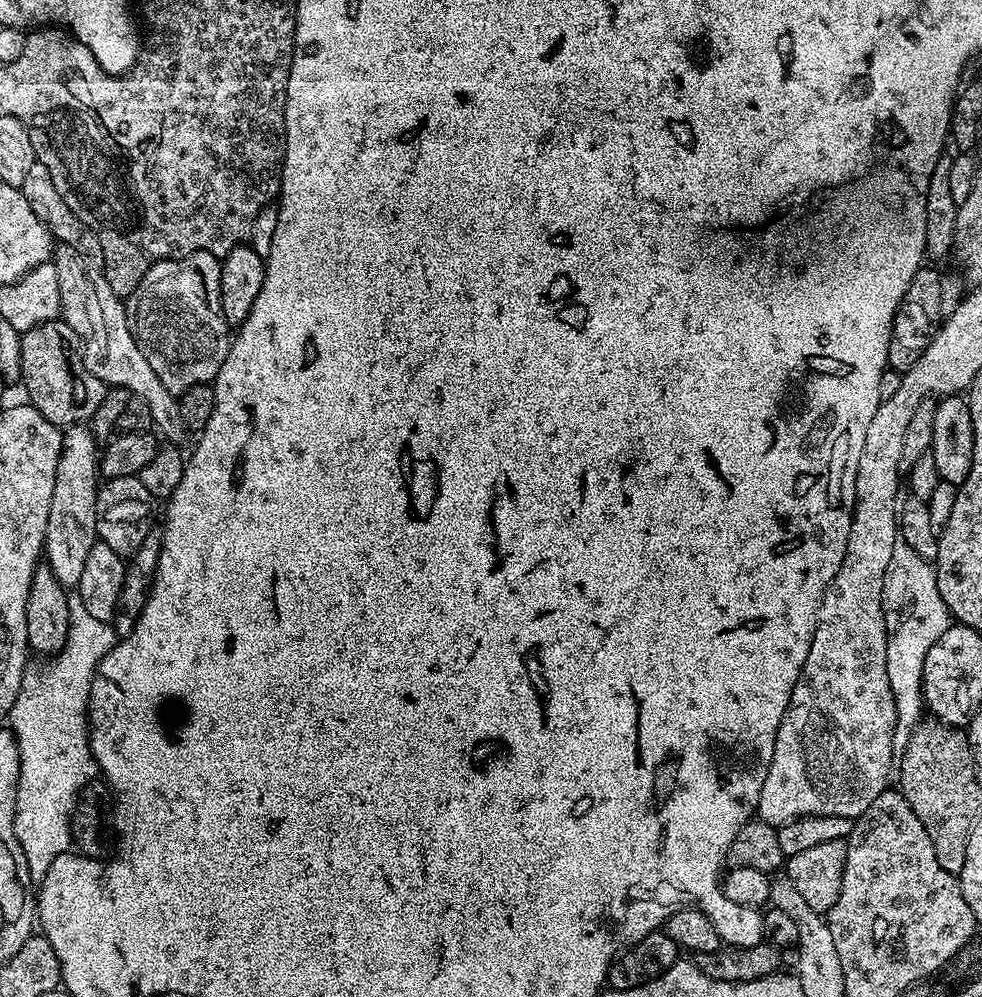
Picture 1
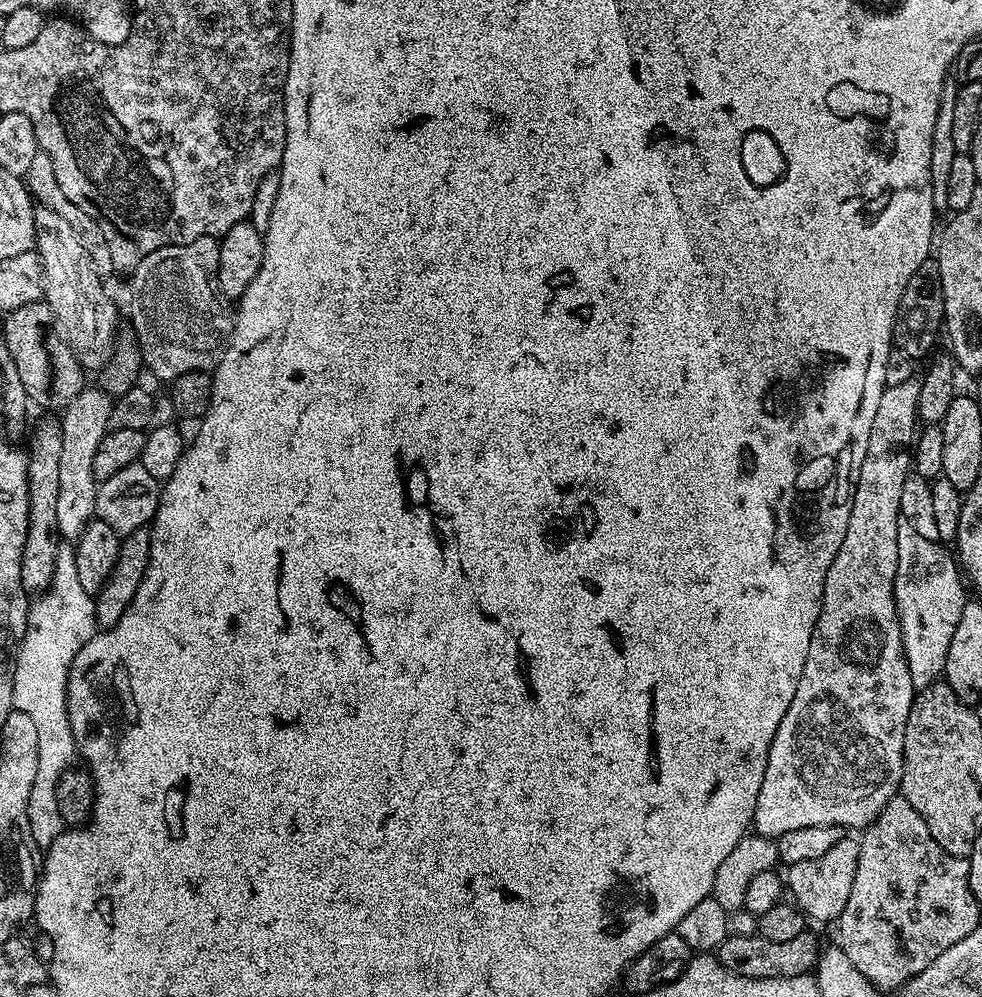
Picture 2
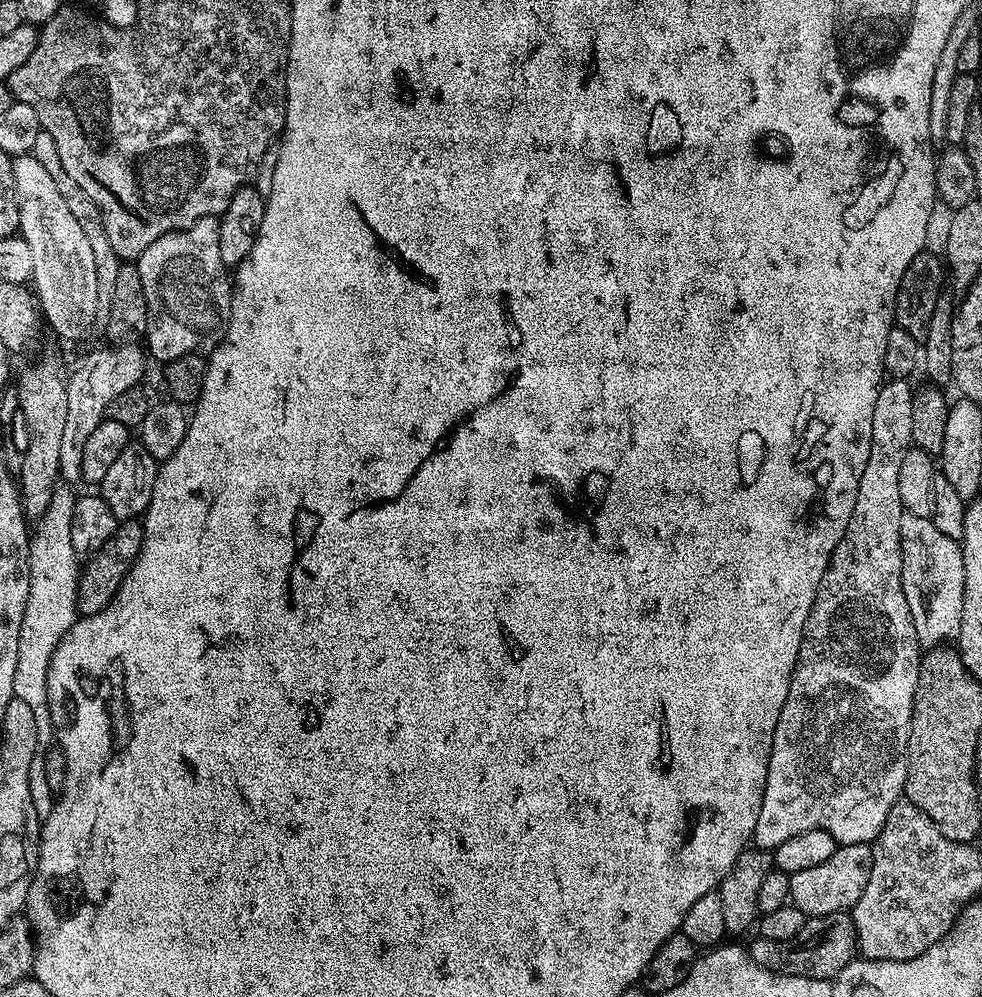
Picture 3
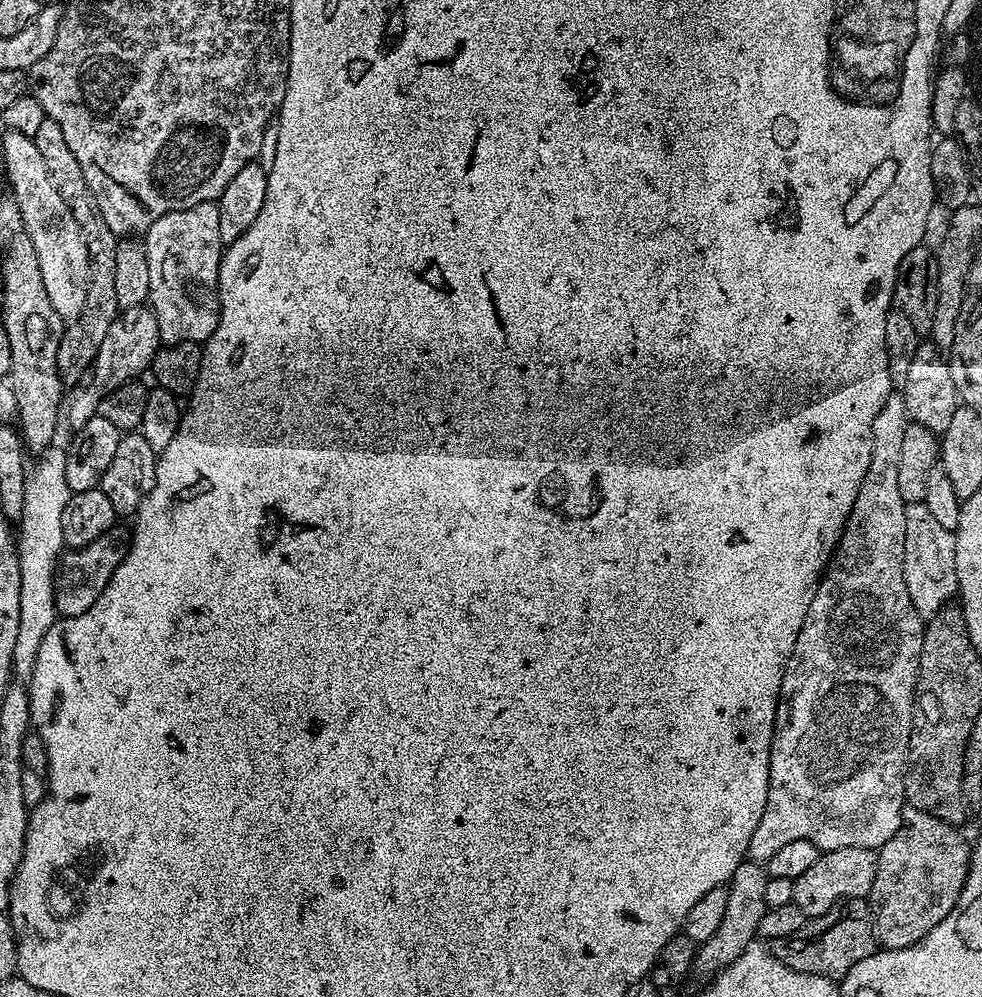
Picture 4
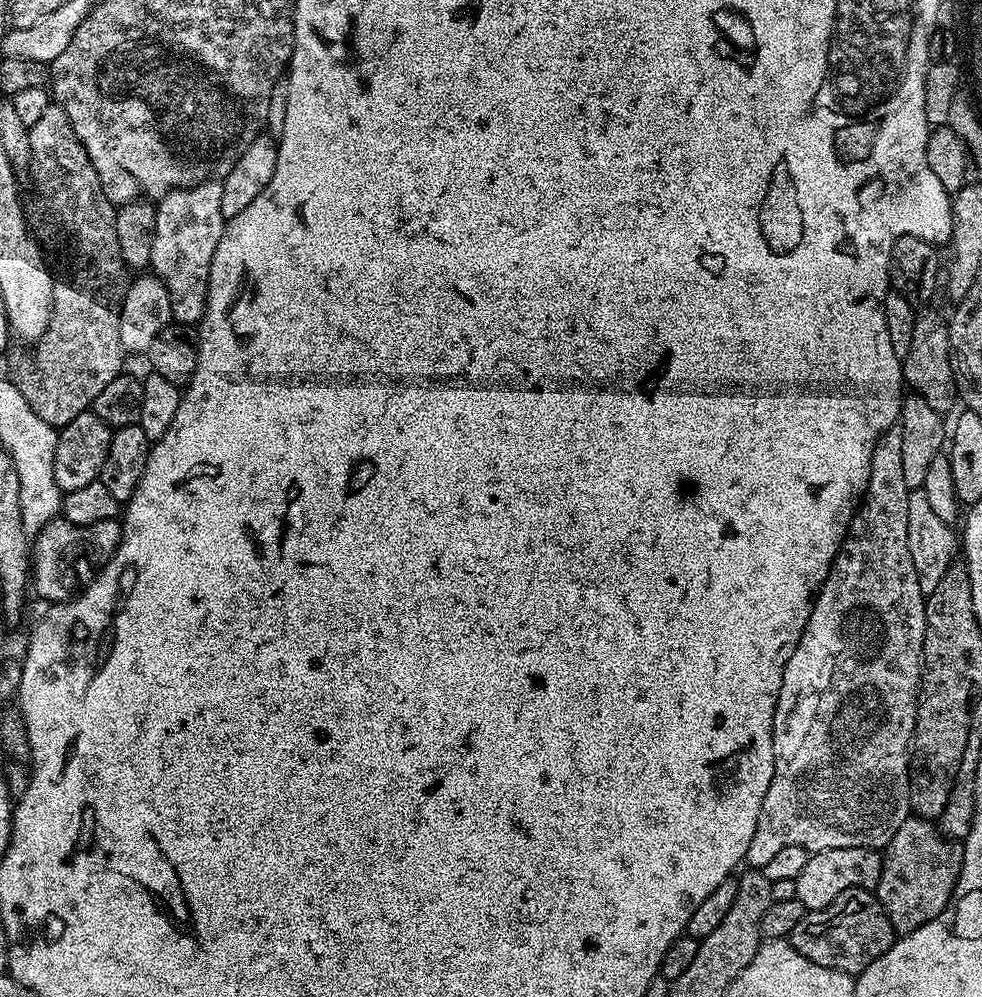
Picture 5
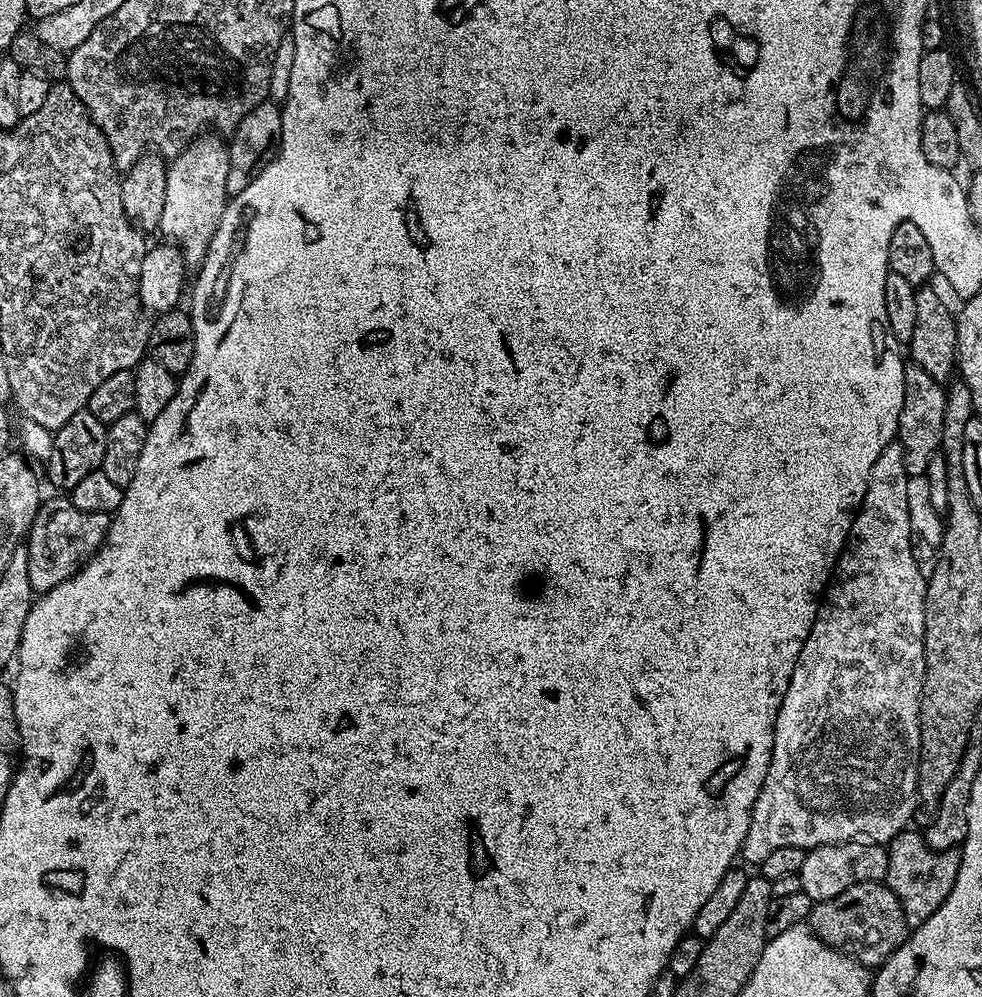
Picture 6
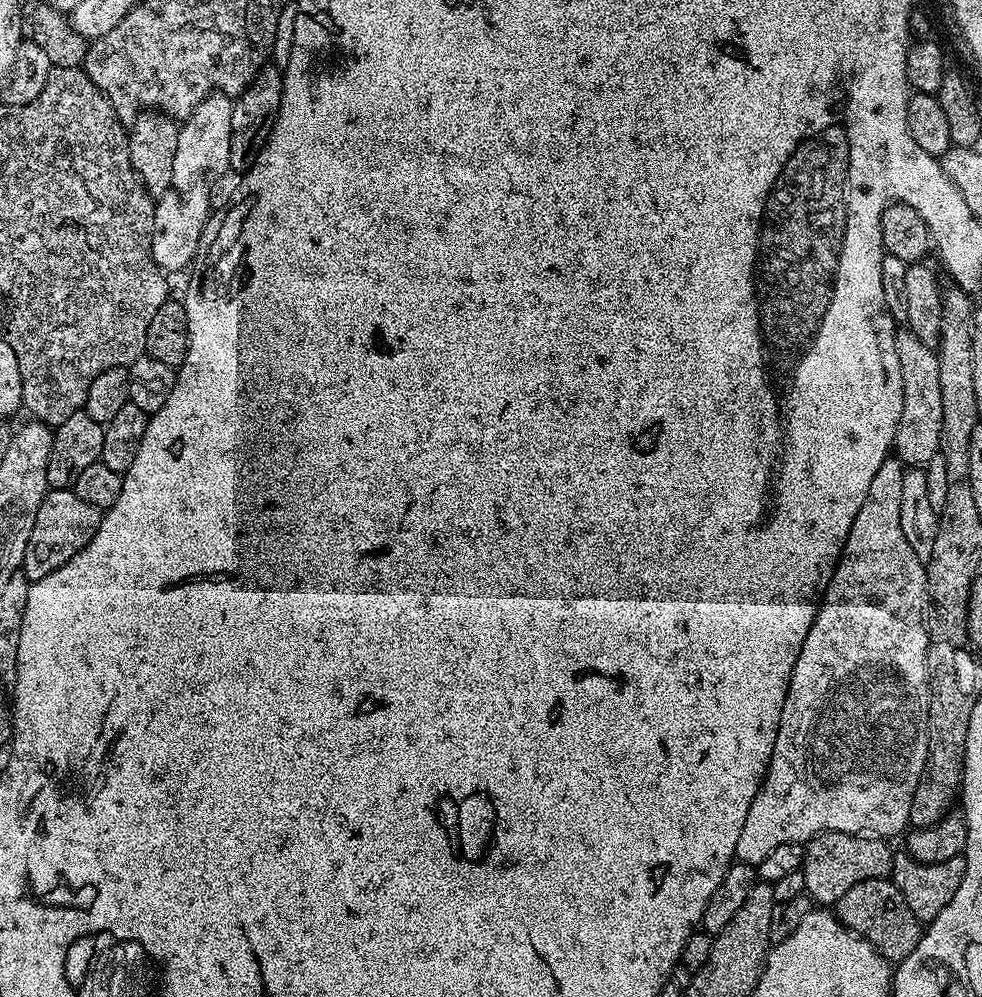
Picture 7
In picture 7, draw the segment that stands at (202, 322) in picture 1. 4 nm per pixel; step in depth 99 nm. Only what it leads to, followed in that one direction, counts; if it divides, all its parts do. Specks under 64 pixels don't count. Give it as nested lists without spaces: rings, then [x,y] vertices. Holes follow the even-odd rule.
[[[213,92],[180,124],[178,150],[174,153],[174,174],[172,183],[177,189],[184,190],[195,185],[199,176],[207,172],[220,172],[228,168],[230,158],[230,118],[232,117],[233,97],[222,92]]]

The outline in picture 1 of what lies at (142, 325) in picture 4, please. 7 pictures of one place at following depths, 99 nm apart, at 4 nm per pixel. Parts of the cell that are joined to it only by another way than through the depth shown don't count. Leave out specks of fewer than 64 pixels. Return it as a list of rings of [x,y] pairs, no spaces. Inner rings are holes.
[[[84,424],[65,427],[63,434],[58,474],[54,474],[54,498],[50,498],[50,518],[46,522],[43,555],[54,578],[65,589],[72,590],[79,585],[82,578],[86,554],[90,554],[90,550],[98,542],[96,535],[98,441],[93,436],[91,427]]]

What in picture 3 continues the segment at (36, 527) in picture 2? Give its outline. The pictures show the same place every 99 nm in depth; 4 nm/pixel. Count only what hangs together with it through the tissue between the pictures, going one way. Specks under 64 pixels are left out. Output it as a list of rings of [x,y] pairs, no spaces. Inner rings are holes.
[[[48,356],[28,368],[20,376],[18,383],[20,395],[19,415],[24,418],[28,427],[28,444],[23,445],[25,458],[22,470],[18,475],[20,504],[24,507],[24,519],[39,522],[50,510],[50,498],[54,498],[54,490],[61,483],[60,453],[62,433],[66,430],[66,394],[68,382],[66,372],[54,357]]]

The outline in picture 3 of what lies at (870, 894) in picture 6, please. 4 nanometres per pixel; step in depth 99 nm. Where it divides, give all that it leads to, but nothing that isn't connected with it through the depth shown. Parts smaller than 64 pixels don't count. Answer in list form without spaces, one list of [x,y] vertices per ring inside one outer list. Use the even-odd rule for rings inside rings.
[[[842,912],[813,916],[805,919],[802,930],[798,930],[794,939],[774,942],[756,938],[753,944],[747,945],[747,949],[749,958],[755,964],[771,972],[831,981],[857,955],[856,927],[852,924],[851,915]]]

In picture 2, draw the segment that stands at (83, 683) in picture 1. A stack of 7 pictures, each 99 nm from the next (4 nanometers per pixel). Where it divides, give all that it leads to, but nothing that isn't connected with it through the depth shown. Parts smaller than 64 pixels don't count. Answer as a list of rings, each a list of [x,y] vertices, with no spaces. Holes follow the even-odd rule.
[[[61,546],[50,586],[31,601],[28,629],[18,641],[12,665],[13,709],[27,714],[38,730],[38,774],[34,774],[34,786],[28,799],[28,821],[30,834],[34,834],[34,842],[40,850],[48,849],[65,827],[58,812],[55,788],[63,772],[73,767],[78,756],[68,717],[68,668],[78,650],[82,650],[82,646],[97,631],[93,593],[87,592],[78,578],[75,551],[71,547]]]

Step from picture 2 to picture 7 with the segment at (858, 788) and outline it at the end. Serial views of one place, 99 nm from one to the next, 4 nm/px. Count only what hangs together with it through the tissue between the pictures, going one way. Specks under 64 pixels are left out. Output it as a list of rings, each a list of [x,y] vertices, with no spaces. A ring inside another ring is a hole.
[[[899,458],[882,462],[882,466],[878,466],[878,474],[874,474],[874,482],[870,482],[870,491],[866,494],[866,502],[862,502],[862,510],[858,510],[858,518],[854,518],[854,526],[850,526],[840,563],[836,565],[836,572],[824,592],[824,601],[810,626],[810,634],[806,634],[806,642],[802,642],[798,662],[794,662],[794,670],[790,674],[790,686],[786,690],[786,702],[782,706],[782,718],[768,763],[768,773],[764,775],[754,802],[750,802],[750,814],[746,814],[742,834],[738,834],[736,860],[739,863],[758,866],[762,858],[766,858],[766,854],[777,846],[807,845],[808,841],[824,832],[893,838],[909,827],[910,802],[914,802],[914,790],[918,790],[928,757],[928,570],[925,561],[910,550],[906,534],[902,534],[902,478],[905,471],[906,465]]]

